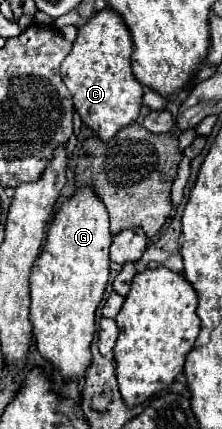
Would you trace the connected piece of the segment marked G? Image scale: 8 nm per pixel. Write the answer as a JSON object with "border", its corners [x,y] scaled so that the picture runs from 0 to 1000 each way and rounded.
{"border":[[[342,448],[252,494],[207,569],[135,625],[135,746],[162,811],[288,886],[369,881],[414,844],[405,802],[432,779],[423,727],[486,662],[495,569],[505,545],[459,466],[423,448]]]}

